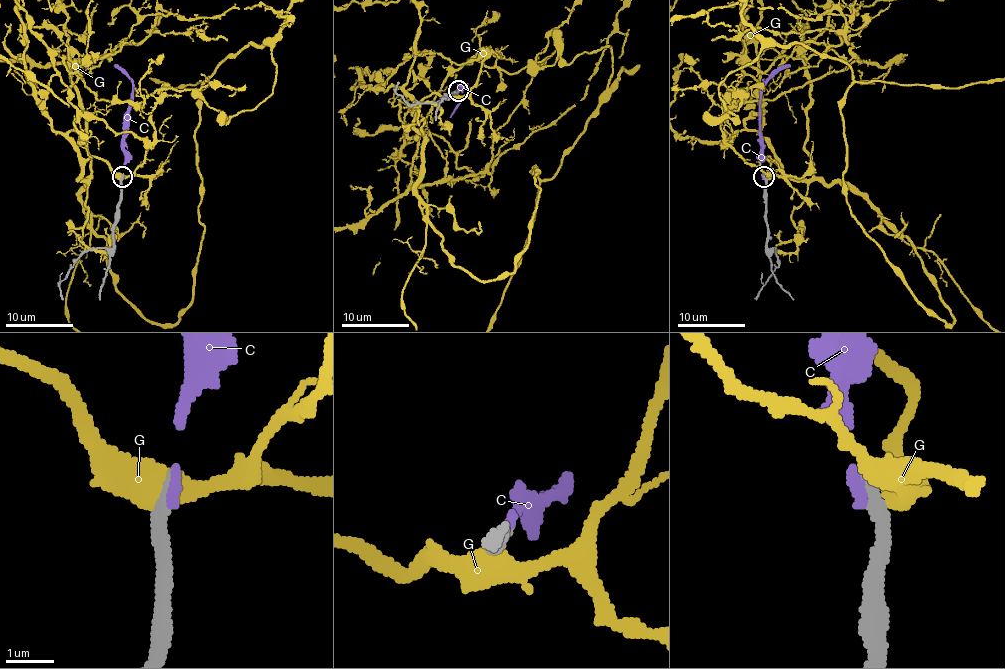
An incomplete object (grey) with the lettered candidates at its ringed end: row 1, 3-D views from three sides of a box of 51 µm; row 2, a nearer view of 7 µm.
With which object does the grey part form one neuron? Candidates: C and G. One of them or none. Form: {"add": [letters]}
{"add": ["C"]}

